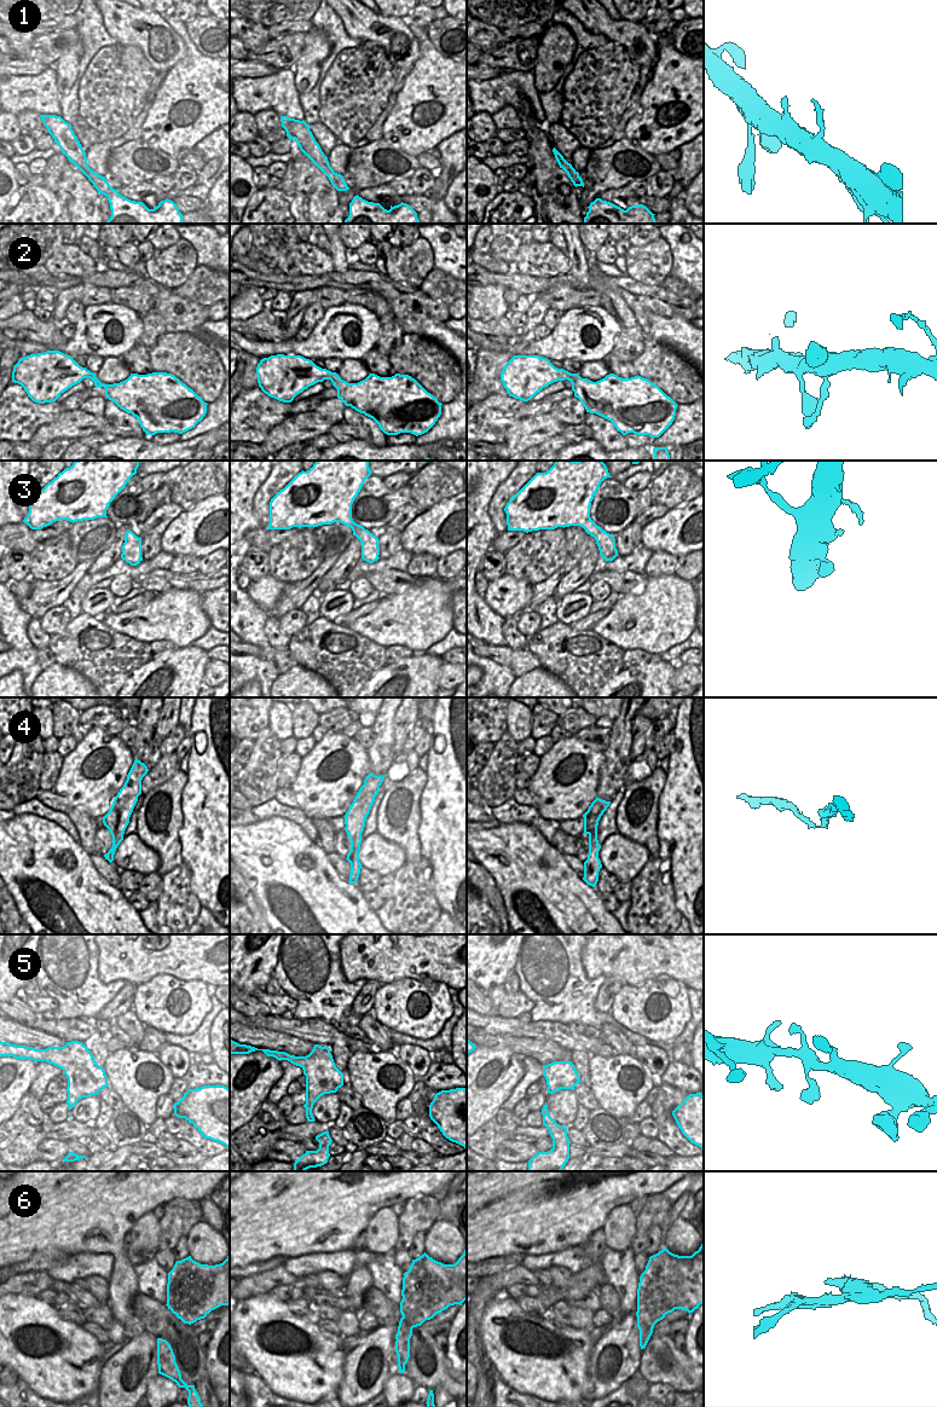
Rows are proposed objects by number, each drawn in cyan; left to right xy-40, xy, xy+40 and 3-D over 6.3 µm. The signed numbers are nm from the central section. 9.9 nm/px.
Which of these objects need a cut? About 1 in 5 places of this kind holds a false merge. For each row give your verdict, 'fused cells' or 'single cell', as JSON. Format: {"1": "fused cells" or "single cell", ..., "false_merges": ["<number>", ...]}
{"1": "single cell", "2": "single cell", "3": "single cell", "4": "single cell", "5": "single cell", "6": "fused cells", "false_merges": ["6"]}

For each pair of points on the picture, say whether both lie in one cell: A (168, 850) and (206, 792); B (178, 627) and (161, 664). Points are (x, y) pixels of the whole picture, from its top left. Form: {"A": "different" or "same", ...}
{"A": "different", "B": "different"}

